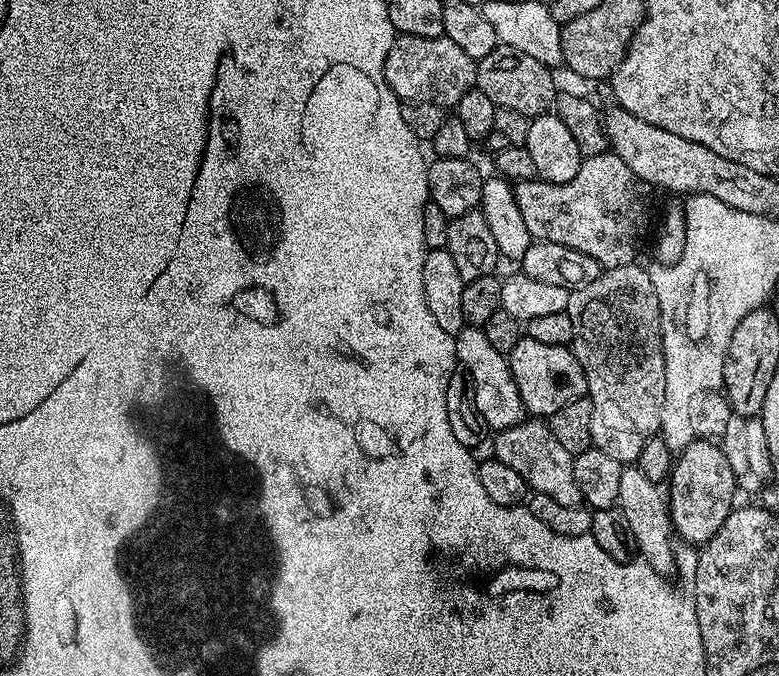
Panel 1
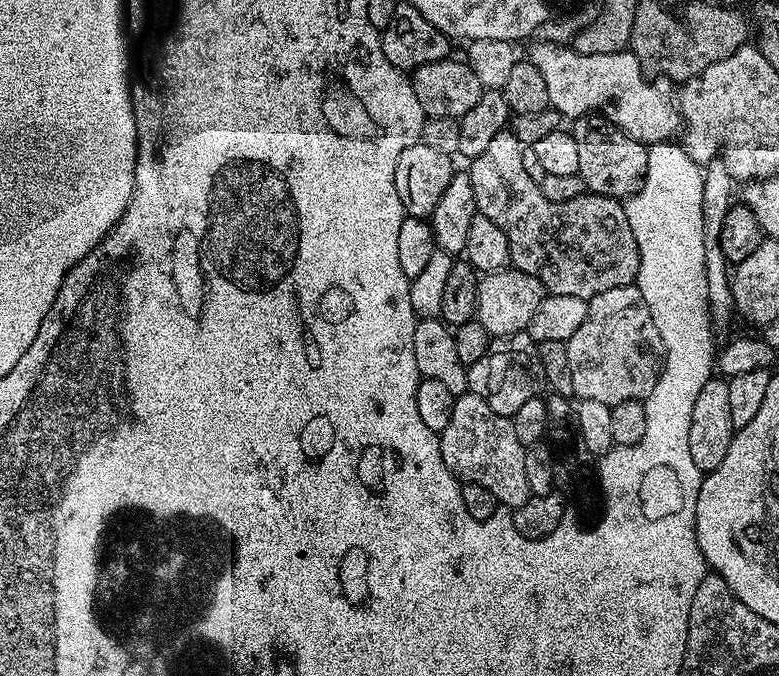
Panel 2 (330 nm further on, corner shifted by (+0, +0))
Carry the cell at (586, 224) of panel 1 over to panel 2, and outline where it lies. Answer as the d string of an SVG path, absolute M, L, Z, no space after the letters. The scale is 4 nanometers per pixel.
M505 130L490 141L486 150L482 150L482 154L478 154L478 158L471 161L467 169L470 186L474 186L477 213L490 218L490 222L494 222L494 226L506 234L506 242L510 242L511 267L541 280L545 293L553 296L589 301L592 296L602 294L603 291L629 287L638 274L640 251L623 203L609 196L591 194L579 196L570 202L550 202L534 178L526 174L522 163L524 147L510 130Z

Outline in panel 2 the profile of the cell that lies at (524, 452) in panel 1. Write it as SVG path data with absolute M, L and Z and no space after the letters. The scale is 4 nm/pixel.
M469 390L456 396L450 422L438 435L442 462L457 480L486 486L494 494L497 505L504 507L505 504L508 510L515 510L533 496L530 482L526 482L526 445L518 442L511 419L494 414L476 392Z

